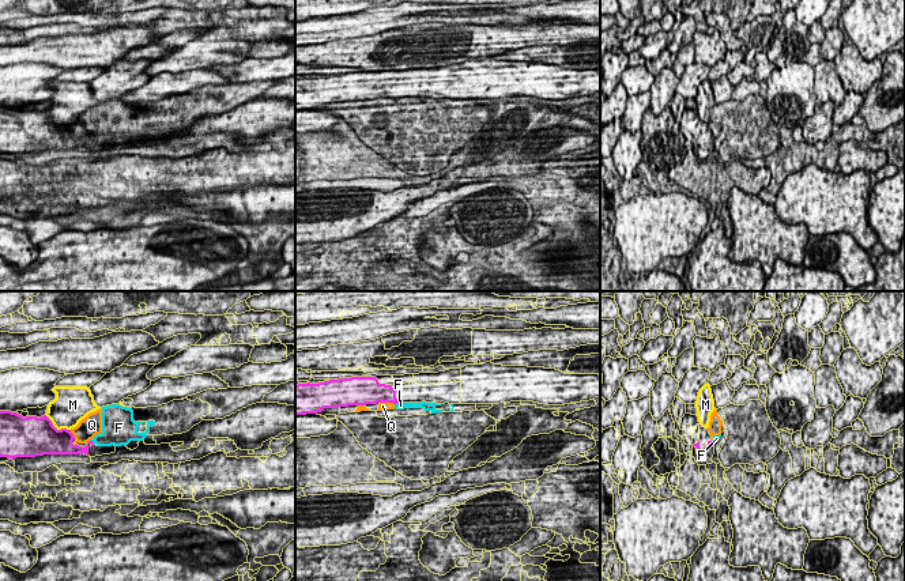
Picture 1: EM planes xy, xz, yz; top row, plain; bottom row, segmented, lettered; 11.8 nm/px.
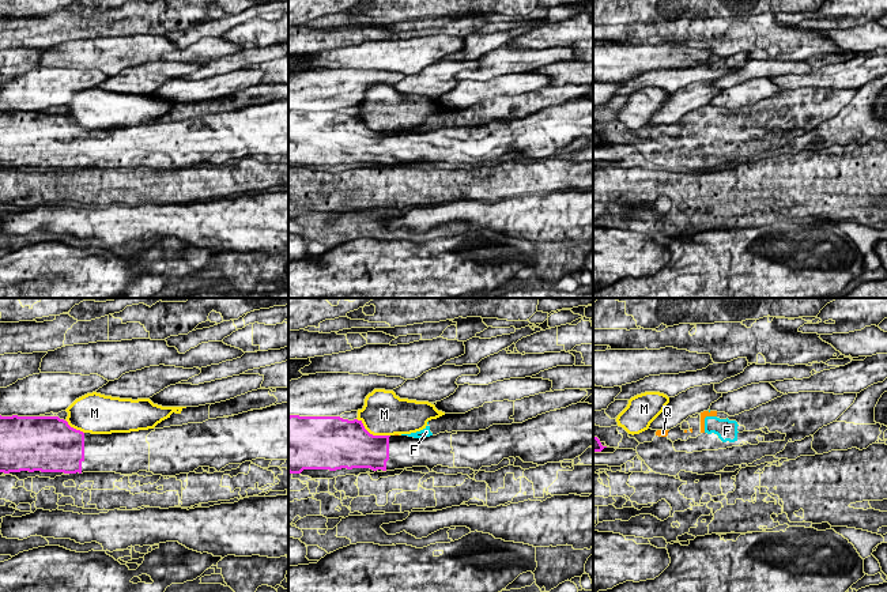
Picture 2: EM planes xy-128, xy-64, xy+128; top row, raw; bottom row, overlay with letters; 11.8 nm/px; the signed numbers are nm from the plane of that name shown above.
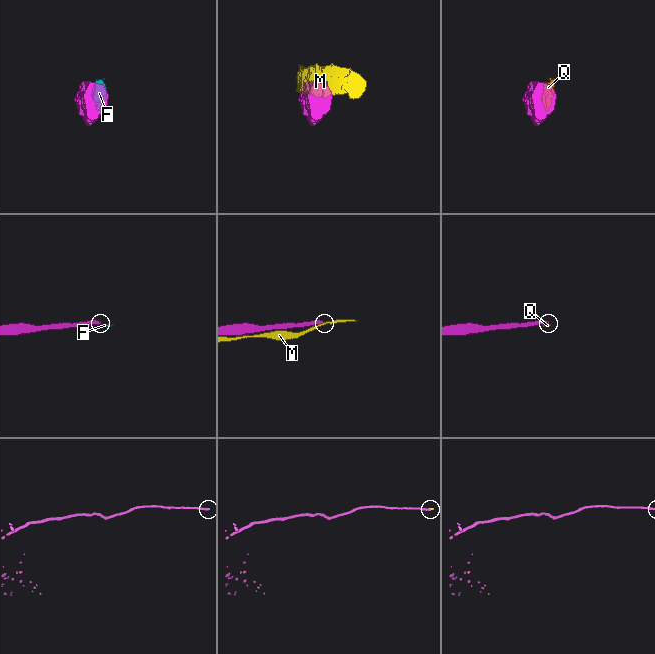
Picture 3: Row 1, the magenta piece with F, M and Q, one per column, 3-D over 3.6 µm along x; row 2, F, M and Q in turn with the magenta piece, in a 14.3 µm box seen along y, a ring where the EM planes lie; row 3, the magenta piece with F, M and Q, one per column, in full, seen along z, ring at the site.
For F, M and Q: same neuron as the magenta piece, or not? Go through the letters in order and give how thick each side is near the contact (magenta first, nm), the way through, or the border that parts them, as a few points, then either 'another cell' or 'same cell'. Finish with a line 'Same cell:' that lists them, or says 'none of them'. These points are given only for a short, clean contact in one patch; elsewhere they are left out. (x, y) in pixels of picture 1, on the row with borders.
F: 130/220 nm | along xy (90, 440), (94, 442) | another cell
M: 440/400 nm | another cell
Q: 320/100 nm | another cell
Same cell: none of them

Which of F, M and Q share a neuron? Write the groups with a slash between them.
F Q / M

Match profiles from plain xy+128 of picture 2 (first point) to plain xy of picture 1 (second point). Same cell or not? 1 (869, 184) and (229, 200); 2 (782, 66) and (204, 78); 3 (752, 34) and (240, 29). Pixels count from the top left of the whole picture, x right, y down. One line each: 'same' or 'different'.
1: different
2: different
3: same

